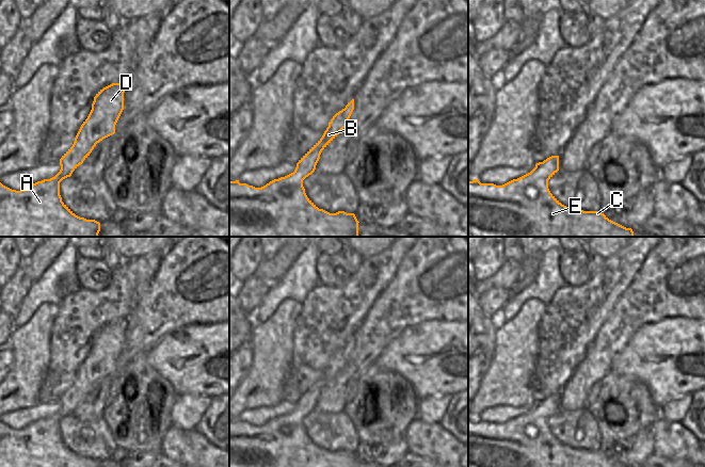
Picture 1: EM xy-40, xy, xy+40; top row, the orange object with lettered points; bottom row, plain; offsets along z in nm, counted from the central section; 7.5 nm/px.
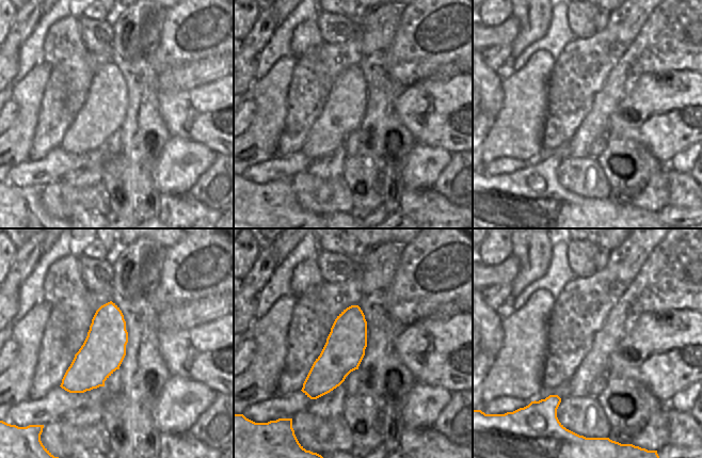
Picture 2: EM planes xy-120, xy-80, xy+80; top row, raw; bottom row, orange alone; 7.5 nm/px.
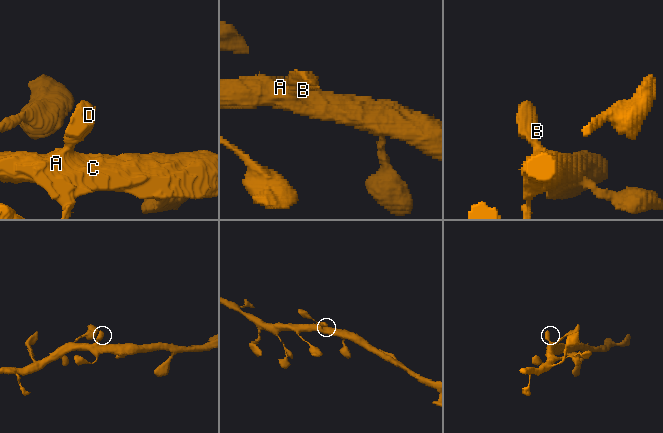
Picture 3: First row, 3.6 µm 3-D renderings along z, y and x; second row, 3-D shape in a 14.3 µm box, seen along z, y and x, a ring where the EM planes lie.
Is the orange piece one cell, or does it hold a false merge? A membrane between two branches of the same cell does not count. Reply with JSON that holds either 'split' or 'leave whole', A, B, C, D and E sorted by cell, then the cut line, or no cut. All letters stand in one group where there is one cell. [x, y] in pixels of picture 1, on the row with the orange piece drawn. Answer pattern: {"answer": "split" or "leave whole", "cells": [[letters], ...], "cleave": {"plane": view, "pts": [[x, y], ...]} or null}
{"answer": "leave whole", "cells": [["A", "B", "C", "D", "E"]], "cleave": null}

